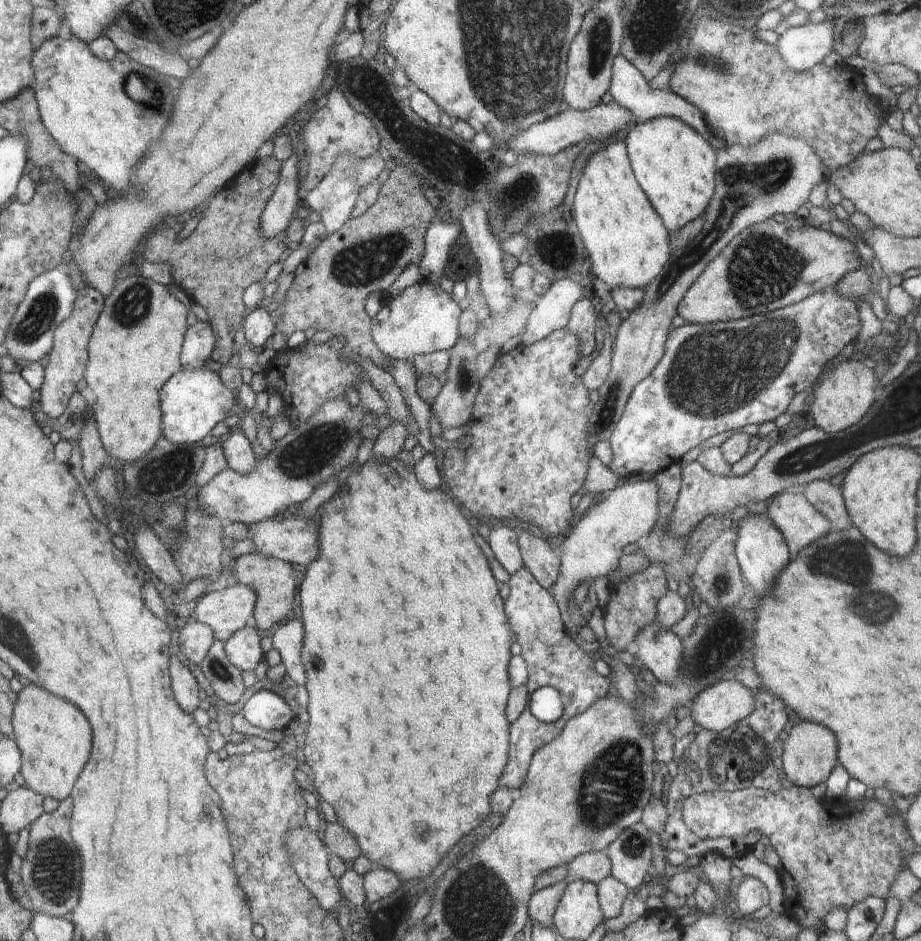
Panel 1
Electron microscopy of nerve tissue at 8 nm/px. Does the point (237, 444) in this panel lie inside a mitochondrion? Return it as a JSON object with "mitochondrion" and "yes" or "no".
{"mitochondrion":"no"}

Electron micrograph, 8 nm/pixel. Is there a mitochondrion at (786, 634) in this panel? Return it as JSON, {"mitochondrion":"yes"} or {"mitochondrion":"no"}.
{"mitochondrion":"no"}

